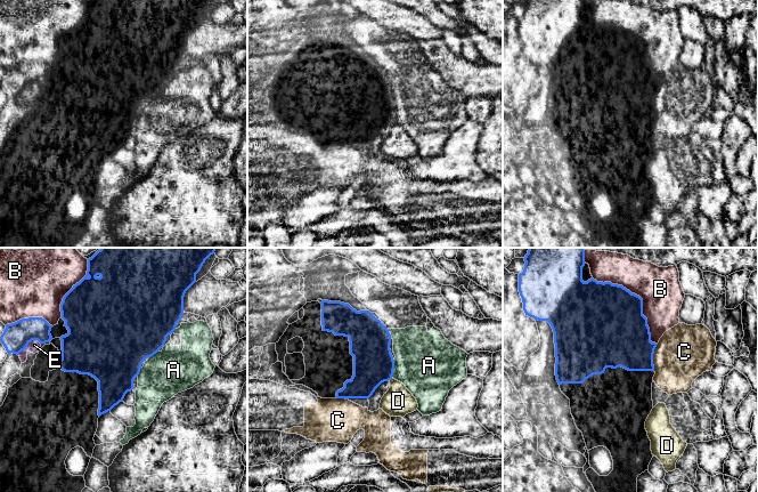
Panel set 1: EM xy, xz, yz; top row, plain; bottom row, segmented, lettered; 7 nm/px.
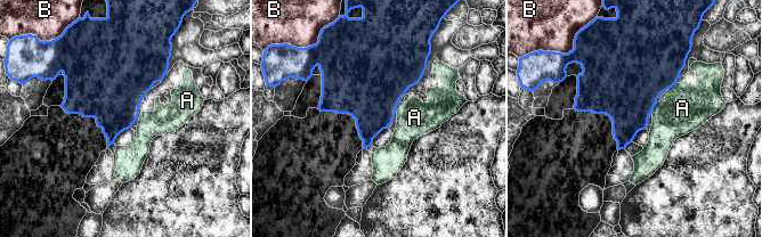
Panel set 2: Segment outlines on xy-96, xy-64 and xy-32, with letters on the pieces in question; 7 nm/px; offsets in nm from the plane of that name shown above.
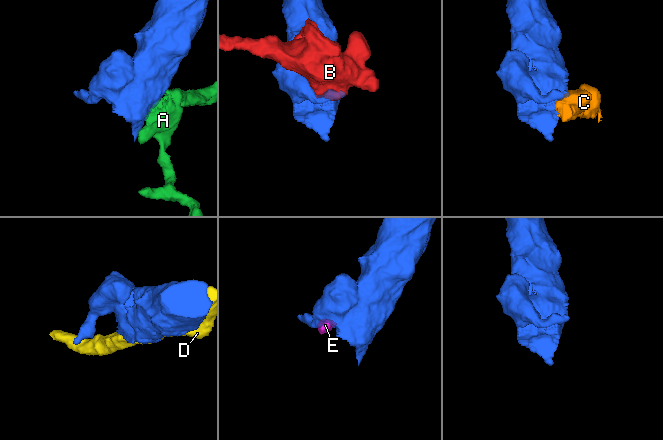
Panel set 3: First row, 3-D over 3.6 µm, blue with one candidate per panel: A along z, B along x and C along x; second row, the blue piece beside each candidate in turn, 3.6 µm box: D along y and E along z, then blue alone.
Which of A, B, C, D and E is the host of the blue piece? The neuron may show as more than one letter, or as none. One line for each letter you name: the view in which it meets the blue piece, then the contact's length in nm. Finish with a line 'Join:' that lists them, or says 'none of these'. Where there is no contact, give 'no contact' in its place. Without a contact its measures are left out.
Join: none of these

